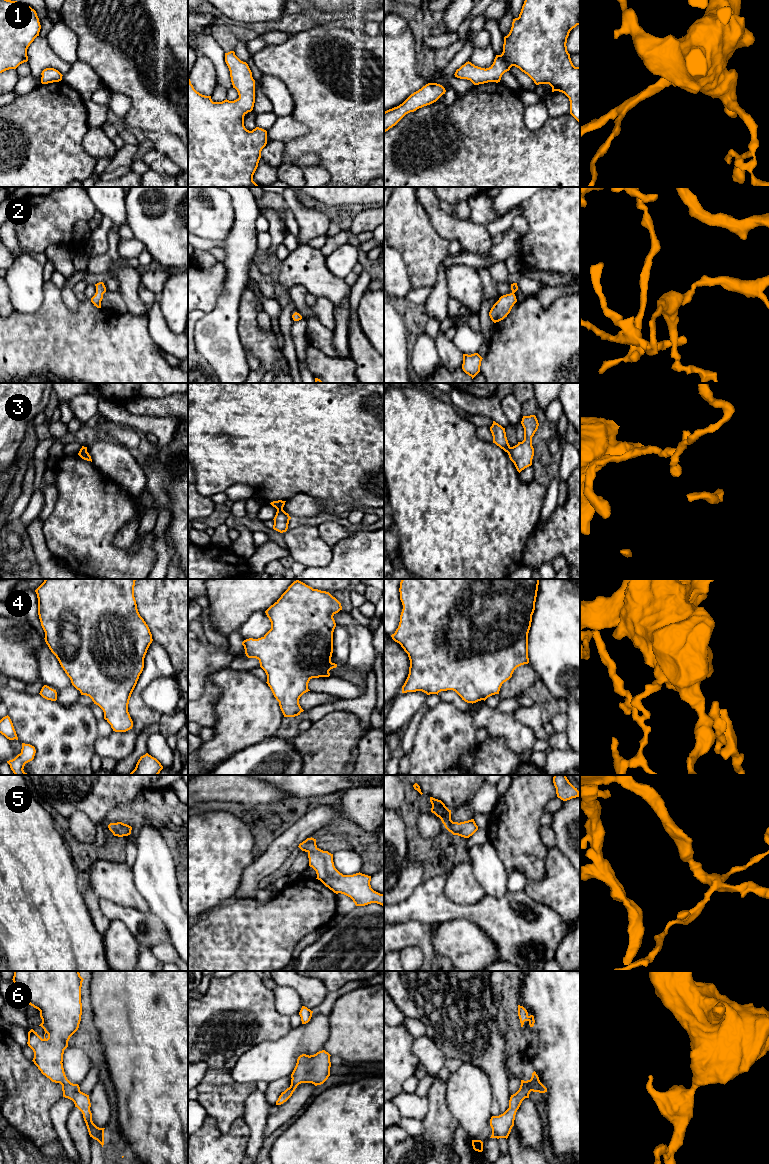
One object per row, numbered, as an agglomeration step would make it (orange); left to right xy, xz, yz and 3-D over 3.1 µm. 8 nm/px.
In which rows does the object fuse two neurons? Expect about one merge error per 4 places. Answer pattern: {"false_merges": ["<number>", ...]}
{"false_merges": ["3"]}

